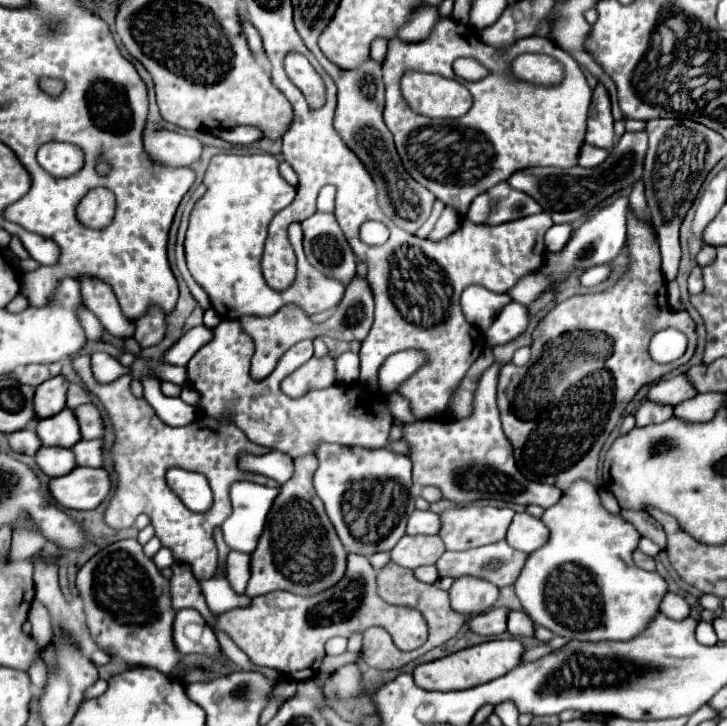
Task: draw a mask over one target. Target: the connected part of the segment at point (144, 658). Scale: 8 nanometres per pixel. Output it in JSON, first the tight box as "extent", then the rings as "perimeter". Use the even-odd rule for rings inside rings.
{"extent":[76,539,180,673],"perimeter":[[[122,539],[98,551],[78,571],[76,587],[84,599],[86,623],[92,639],[114,659],[170,673],[180,663],[174,647],[172,623],[176,611],[170,603],[170,581],[144,555],[136,539]]]}

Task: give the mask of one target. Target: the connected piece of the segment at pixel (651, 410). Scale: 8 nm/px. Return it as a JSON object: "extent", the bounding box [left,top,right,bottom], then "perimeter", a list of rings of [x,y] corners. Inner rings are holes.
{"extent":[636,399,674,427],"perimeter":[[[646,399],[640,409],[636,411],[636,425],[644,427],[650,423],[664,423],[674,415],[672,407],[666,407],[664,403],[654,403],[650,399]]]}

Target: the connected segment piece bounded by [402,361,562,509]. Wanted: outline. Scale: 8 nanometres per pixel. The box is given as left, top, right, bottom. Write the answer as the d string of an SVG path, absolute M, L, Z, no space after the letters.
M494 361L480 377L478 389L474 393L472 401L472 413L464 419L420 419L414 423L406 423L402 429L402 439L410 443L410 461L414 465L414 483L416 485L434 485L442 491L442 497L452 501L452 503L472 503L476 499L502 499L518 505L540 505L540 507L550 507L554 505L562 491L558 487L550 487L546 483L534 483L528 481L522 473L518 473L518 465L514 463L514 451L510 447L510 441L506 439L502 427L500 427L500 417L498 417L498 407L496 407L496 385L498 385L498 371L502 369L500 361Z

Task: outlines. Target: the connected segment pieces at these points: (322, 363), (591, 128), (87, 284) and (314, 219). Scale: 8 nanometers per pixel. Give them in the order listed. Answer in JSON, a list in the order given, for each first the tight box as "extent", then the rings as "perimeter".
[{"extent":[280,357,334,399],"perimeter":[[[324,357],[324,359],[310,359],[304,363],[300,369],[296,369],[292,375],[288,375],[280,387],[286,395],[298,399],[306,395],[306,391],[322,389],[334,385],[334,359]]]},{"extent":[586,85,616,151],"perimeter":[[[598,85],[592,95],[586,143],[592,147],[606,149],[606,151],[612,151],[616,143],[614,141],[614,119],[610,113],[610,97],[604,85]]]},{"extent":[80,277,134,339],"perimeter":[[[80,277],[80,291],[82,303],[100,319],[110,335],[118,339],[134,335],[134,323],[122,315],[118,299],[108,283],[102,283],[102,279],[94,277]]]},{"extent":[302,213,356,285],"perimeter":[[[314,213],[302,221],[304,253],[312,267],[348,285],[356,275],[356,257],[346,243],[334,215]]]}]

